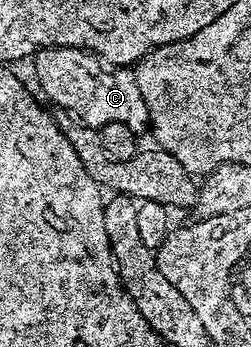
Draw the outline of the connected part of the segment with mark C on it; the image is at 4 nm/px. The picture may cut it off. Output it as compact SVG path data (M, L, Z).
M42 47L32 56L34 63L34 79L40 90L46 94L47 104L55 103L66 115L71 115L75 124L83 127L99 128L104 125L128 125L136 133L145 132L150 125L148 107L144 105L144 97L140 97L140 87L134 80L134 72L130 69L111 69L97 54L76 47Z

